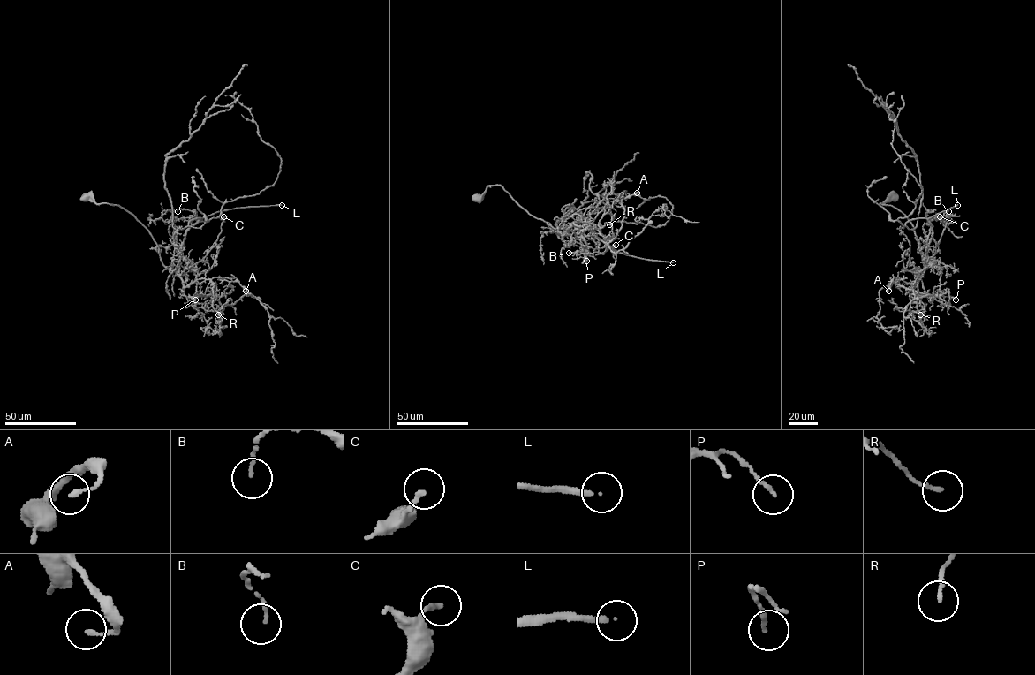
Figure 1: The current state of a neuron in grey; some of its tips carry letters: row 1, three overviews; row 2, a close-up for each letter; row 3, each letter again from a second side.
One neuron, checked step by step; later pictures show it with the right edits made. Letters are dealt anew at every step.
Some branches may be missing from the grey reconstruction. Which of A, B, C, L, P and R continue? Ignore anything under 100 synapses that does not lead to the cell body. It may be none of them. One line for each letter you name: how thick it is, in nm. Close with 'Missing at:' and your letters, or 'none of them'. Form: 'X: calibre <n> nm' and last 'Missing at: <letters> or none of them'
L: calibre 180 nm
Missing at: L

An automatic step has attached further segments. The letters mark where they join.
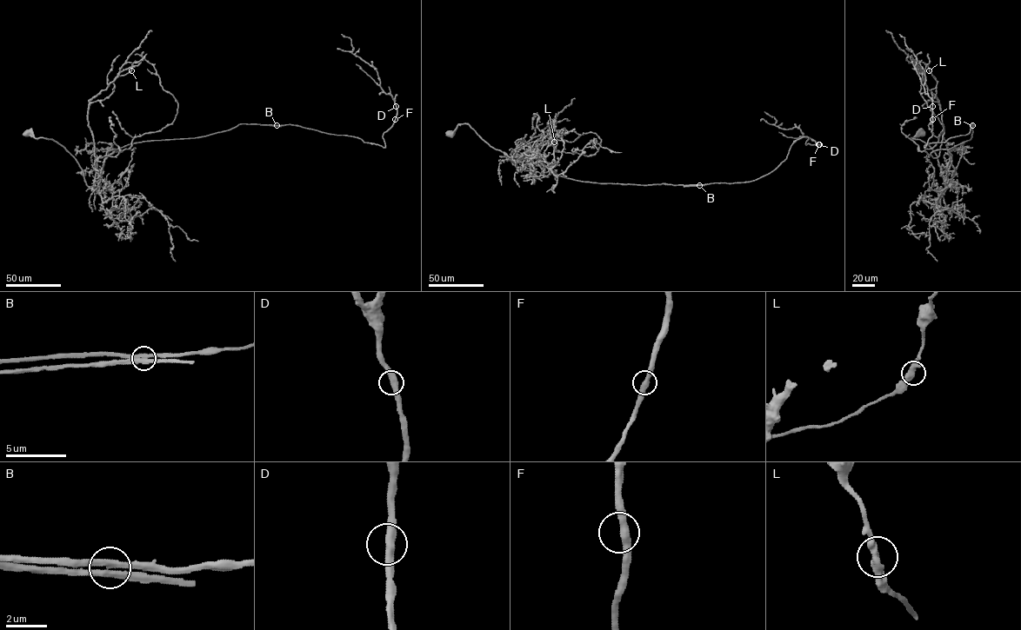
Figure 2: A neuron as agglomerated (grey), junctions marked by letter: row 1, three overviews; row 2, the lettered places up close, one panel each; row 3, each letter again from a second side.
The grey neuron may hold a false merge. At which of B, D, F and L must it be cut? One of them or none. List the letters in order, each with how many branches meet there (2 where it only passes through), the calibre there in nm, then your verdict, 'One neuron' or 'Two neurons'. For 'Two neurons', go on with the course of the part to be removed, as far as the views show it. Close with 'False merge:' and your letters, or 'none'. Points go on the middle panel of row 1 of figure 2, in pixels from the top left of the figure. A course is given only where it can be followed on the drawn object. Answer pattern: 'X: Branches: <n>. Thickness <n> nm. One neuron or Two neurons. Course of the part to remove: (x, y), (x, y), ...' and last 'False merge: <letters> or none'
B: Branches: 2. Thickness 400 nm. Two neurons. Course of the part to remove: (699, 185), (684, 186)
D: Branches: 2. Thickness 440 nm. One neuron
F: Branches: 2. Thickness 400 nm. One neuron
L: Branches: 2. Thickness 440 nm. One neuron
False merge: B

